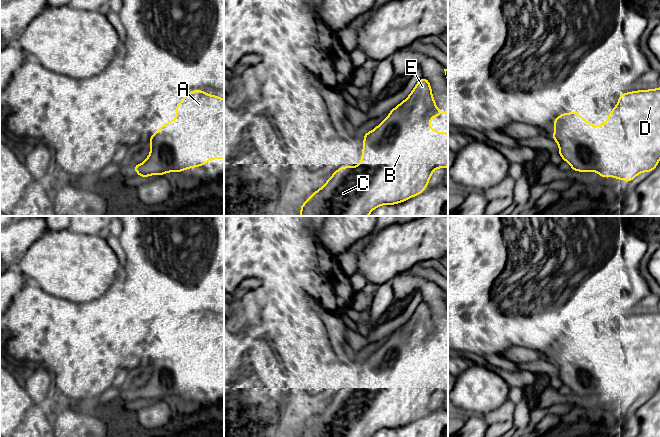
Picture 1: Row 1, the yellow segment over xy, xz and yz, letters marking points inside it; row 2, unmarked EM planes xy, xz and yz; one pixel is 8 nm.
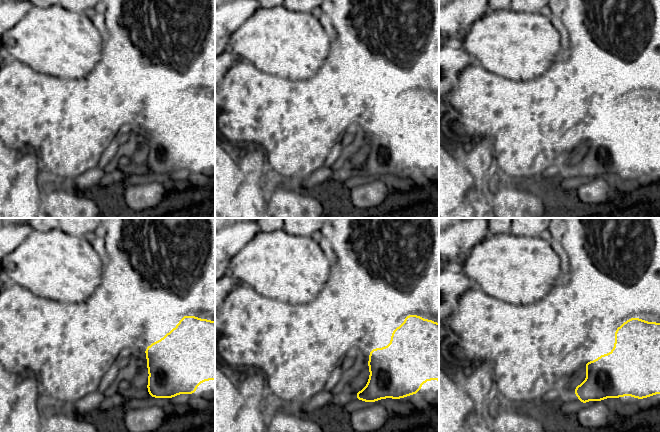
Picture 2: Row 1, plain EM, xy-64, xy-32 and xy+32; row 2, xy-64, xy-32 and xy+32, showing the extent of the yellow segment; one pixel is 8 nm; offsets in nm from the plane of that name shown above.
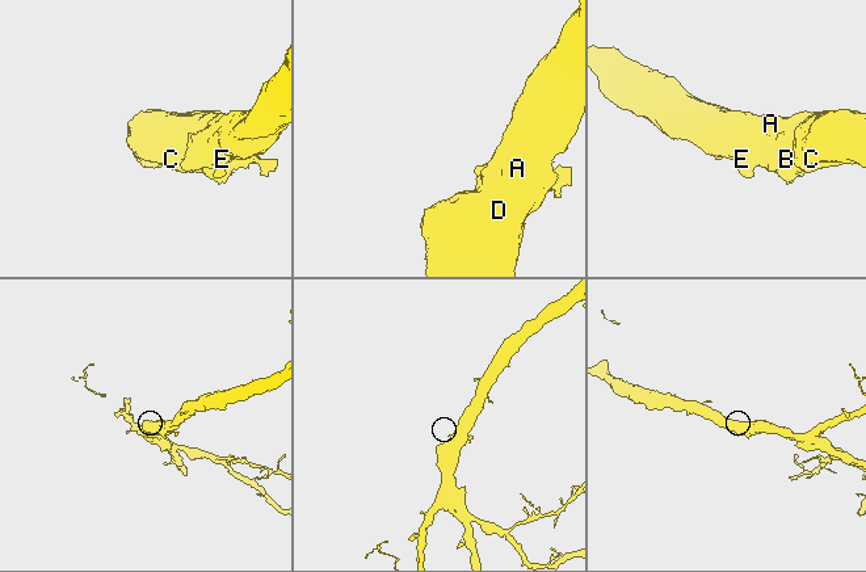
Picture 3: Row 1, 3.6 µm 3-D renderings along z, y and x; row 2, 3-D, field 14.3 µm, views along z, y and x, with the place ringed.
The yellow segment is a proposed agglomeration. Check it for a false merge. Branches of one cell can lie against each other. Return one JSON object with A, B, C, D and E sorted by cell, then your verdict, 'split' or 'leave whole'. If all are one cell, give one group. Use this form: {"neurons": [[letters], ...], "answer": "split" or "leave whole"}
{"neurons": [["A", "B", "C", "D", "E"]], "answer": "leave whole"}

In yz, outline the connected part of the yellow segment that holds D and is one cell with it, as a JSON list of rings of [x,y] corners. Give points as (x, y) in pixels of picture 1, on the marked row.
[[[660,87],[621,94],[603,125],[592,127],[590,120],[584,121],[581,113],[575,111],[560,114],[552,124],[555,126],[552,139],[559,145],[558,154],[571,165],[571,170],[594,171],[603,178],[616,177],[617,181],[624,179],[628,183],[641,172],[651,173],[660,161]]]

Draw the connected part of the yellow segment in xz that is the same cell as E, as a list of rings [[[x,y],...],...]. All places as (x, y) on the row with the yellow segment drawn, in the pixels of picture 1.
[[[423,76],[409,96],[393,108],[386,119],[372,131],[363,134],[364,147],[359,165],[343,166],[316,190],[302,205],[300,216],[368,216],[381,205],[402,203],[423,193],[428,186],[432,172],[448,167],[448,133],[437,132],[430,126],[430,120],[448,112],[437,108],[430,82]]]

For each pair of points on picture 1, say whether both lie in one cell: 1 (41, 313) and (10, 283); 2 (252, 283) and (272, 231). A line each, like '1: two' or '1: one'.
1: two
2: two

